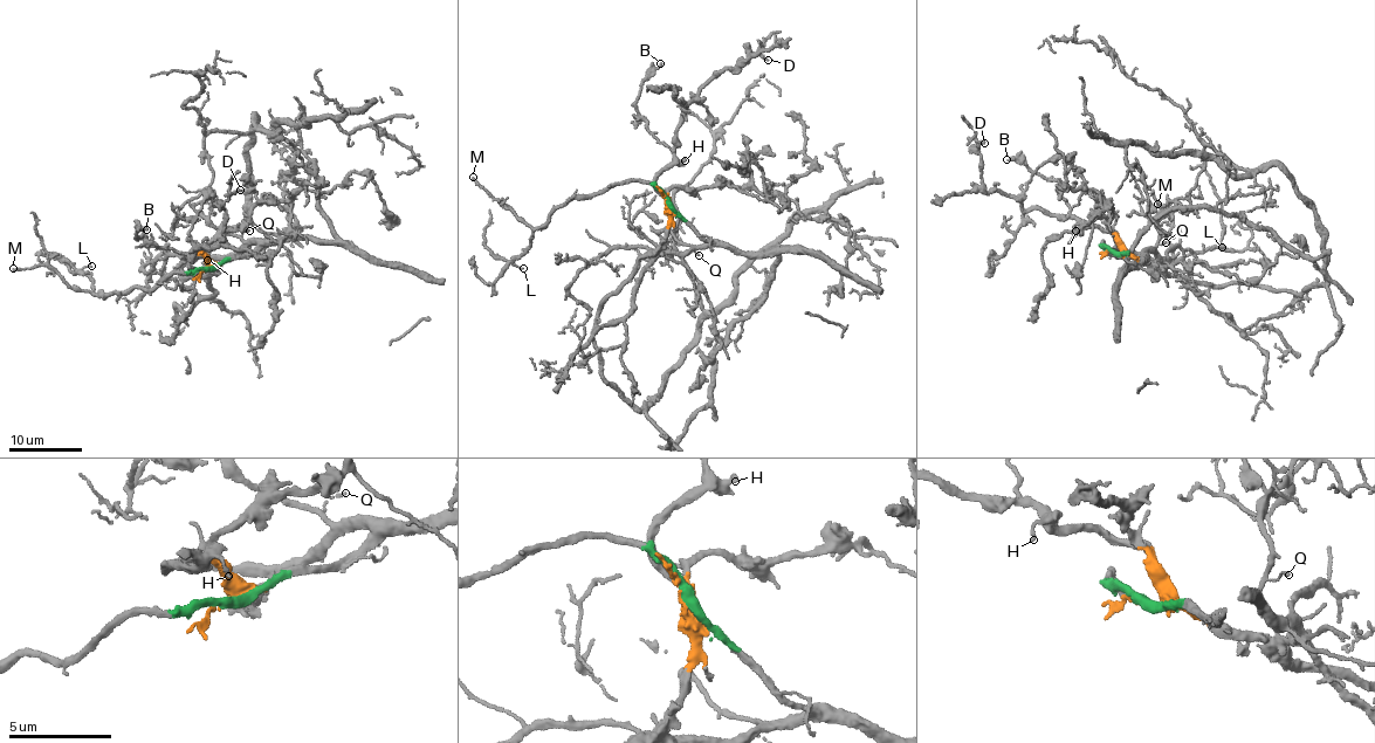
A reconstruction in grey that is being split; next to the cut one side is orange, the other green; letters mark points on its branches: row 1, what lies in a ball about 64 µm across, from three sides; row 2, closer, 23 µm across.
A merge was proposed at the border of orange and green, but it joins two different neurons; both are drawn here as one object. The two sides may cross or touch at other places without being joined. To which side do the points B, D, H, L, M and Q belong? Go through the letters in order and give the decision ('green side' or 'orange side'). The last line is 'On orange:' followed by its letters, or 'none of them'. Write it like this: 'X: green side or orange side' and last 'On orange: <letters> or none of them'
B: orange side
D: orange side
H: orange side
L: green side
M: green side
Q: green side
On orange: B, D, H

